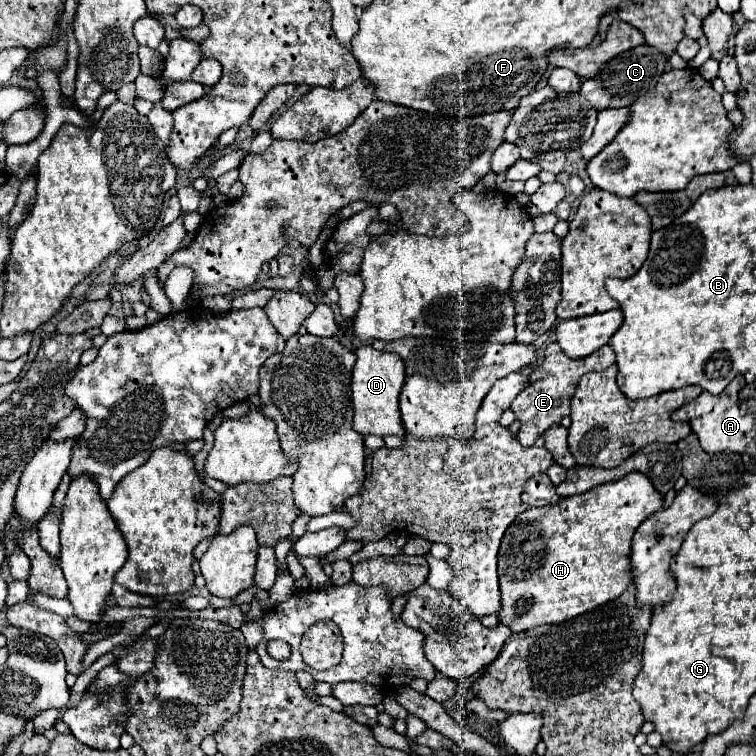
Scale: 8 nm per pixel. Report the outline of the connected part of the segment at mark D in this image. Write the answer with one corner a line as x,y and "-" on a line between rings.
360,346
356,350
356,364
352,370
352,404
354,404
354,424
352,428
360,434
376,436
402,436
404,424
398,410
398,394
404,384
404,364
402,358
390,352
378,352
372,346

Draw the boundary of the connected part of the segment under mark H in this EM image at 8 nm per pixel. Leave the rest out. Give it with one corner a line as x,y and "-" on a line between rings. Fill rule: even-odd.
630,472
620,480
600,484
584,494
562,498
556,506
528,508
518,514
502,542
498,556
502,592
502,610
498,614
500,622
512,632
524,632
536,626
572,620
618,598
632,580
632,576
628,576
628,552
632,534
648,518
648,514
658,510
662,510
660,492
644,474

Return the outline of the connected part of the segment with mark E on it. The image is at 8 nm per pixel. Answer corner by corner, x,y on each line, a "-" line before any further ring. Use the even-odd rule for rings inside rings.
550,344
546,348
546,356
544,356
544,362
540,366
544,366
542,370
534,370
530,380
528,380
528,386
514,398
512,402
512,410
516,414
516,418
528,426
532,426
534,430
538,432
520,432
518,434
518,440
520,444
526,444
526,446
532,446
534,444
534,438
542,432
546,432
546,428
550,428
552,424
560,424
562,416
570,414
570,398
572,398
572,392
578,384
578,380
582,378
582,374
586,372
594,372
594,370
604,370
608,366
612,366
616,362
616,356
612,352
610,346
604,346
600,350
596,350
594,354
590,356
584,356
584,358
568,358
564,356
564,352
560,350
558,344

